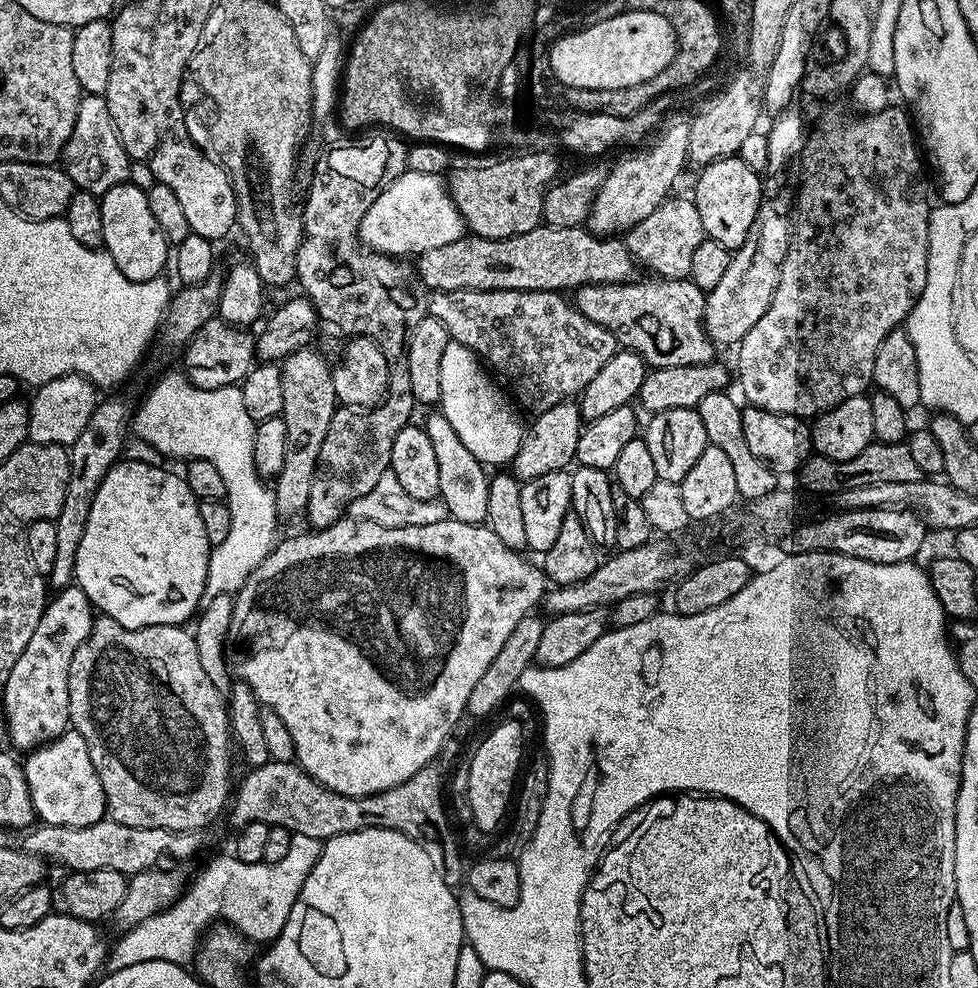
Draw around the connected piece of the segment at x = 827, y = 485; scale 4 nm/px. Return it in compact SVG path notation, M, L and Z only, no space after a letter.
M873 442L857 454L855 458L846 458L846 462L838 462L834 458L811 455L804 459L798 473L800 484L808 492L816 496L834 498L842 490L850 490L850 486L878 486L878 482L918 482L925 479L924 471L918 467L910 446L903 444L881 444Z

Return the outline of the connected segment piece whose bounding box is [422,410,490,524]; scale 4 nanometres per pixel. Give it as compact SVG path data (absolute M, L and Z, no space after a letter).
M432 410L428 421L423 421L422 427L434 446L434 455L438 462L438 497L441 504L446 506L449 517L458 522L467 524L484 524L486 521L486 505L488 499L488 481L490 479L485 465L480 463L466 445L459 438L458 433L452 429L450 422L446 422L444 413L439 410Z

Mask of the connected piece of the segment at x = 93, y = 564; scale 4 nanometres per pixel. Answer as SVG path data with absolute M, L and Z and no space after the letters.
M124 458L112 467L106 478L102 478L102 486L98 486L94 506L90 506L86 534L82 534L82 543L78 546L74 580L88 595L93 609L114 618L114 622L122 626L183 625L197 615L205 599L209 551L206 530L202 527L200 501L190 490L187 479L181 473L179 476L156 464Z

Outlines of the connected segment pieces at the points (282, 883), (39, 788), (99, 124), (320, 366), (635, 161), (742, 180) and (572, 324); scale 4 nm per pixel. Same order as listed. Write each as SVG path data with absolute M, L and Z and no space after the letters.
M306 834L293 835L290 842L290 851L286 853L286 858L281 858L279 862L273 864L247 864L238 862L231 854L220 856L217 860L212 860L196 876L196 881L189 883L184 892L166 910L146 918L146 922L138 922L138 926L127 929L124 936L115 945L111 945L106 957L106 968L108 972L117 972L126 966L138 966L138 962L174 962L175 964L187 965L196 955L196 950L200 946L200 941L205 932L213 924L227 922L236 931L241 932L245 940L257 942L271 942L276 939L277 934L286 926L286 918L290 918L290 910L294 910L294 902L314 866L320 857L321 841L314 838L306 838Z
M69 730L48 744L33 748L23 757L22 767L39 823L81 828L94 826L94 822L105 819L108 803L82 734Z
M81 95L78 118L64 147L62 167L79 191L92 192L99 197L103 196L106 190L128 180L130 157L118 138L114 118L110 118L110 106L104 101L103 95Z
M311 347L287 356L280 364L282 374L282 415L286 422L286 458L282 470L274 477L277 517L296 516L305 511L310 486L318 466L318 450L326 439L326 430L334 418L338 401L332 381L333 365L327 364Z
M687 123L671 124L663 129L665 132L661 134L660 140L654 141L649 148L644 148L607 169L605 181L593 200L592 210L586 221L589 232L605 238L626 233L638 222L642 222L642 218L654 214L654 210L658 210L658 206L662 206L673 195L672 187L675 186L680 171L688 164L690 134Z
M739 155L727 156L715 160L699 169L696 180L696 209L698 218L702 218L704 235L714 242L722 242L729 250L735 250L744 245L746 234L756 221L756 215L762 203L760 196L761 177L746 162L740 160Z
M522 290L432 292L426 300L426 312L446 326L451 339L476 352L481 361L507 385L521 409L529 408L529 413L535 414L550 410L550 406L564 400L579 397L590 378L594 378L594 374L598 374L598 370L602 370L602 366L606 366L618 350L616 339L598 326L598 322L590 322L590 318L586 318L586 314L579 312L575 303L564 296L567 295L560 292Z

